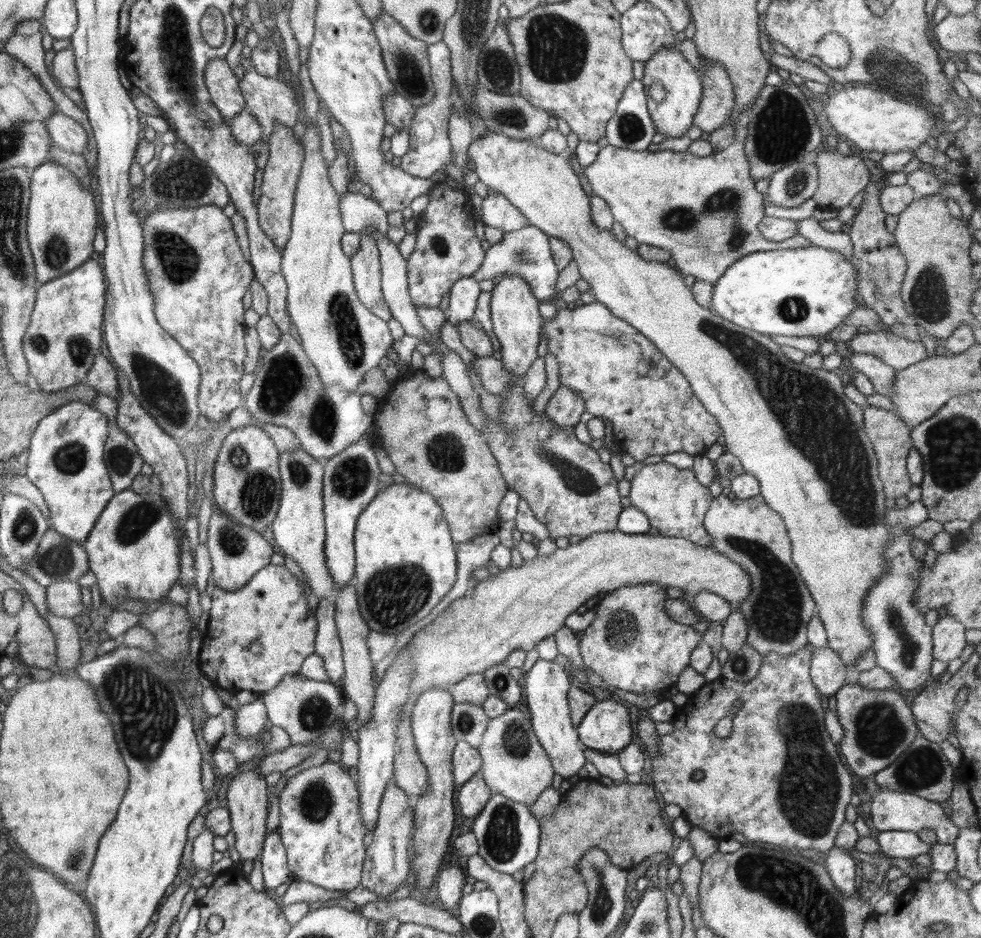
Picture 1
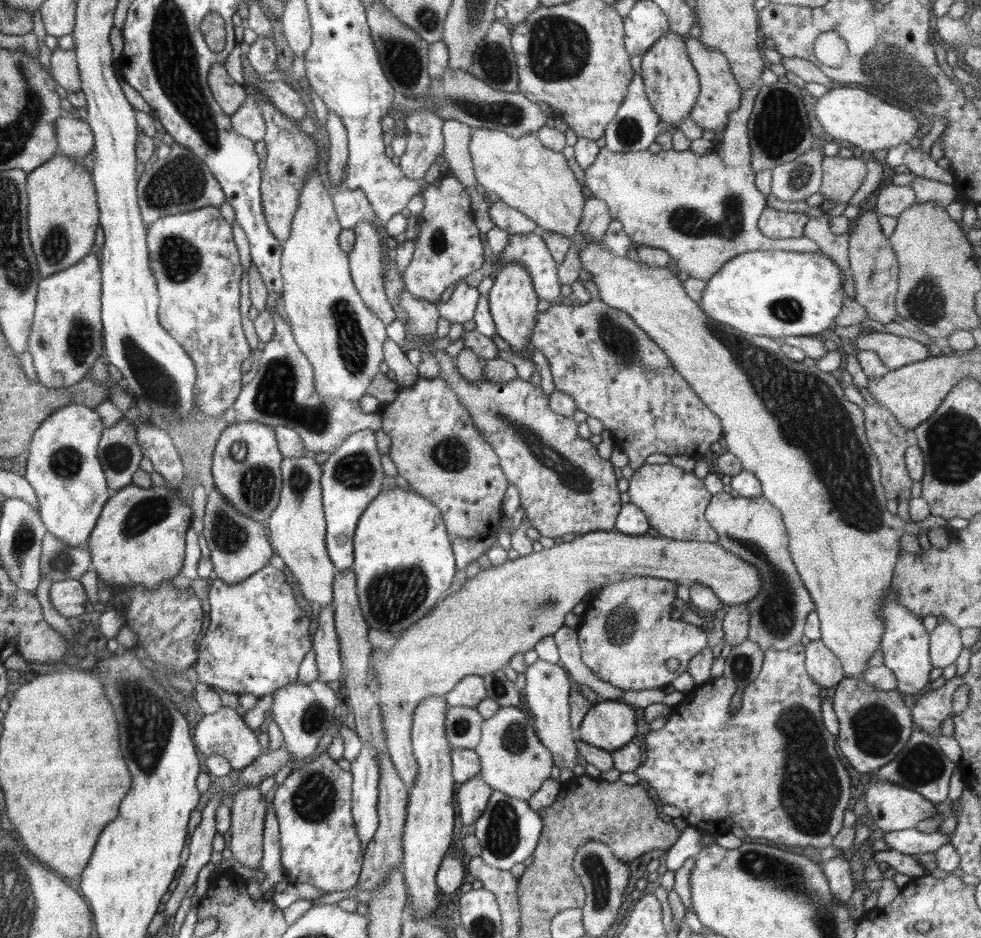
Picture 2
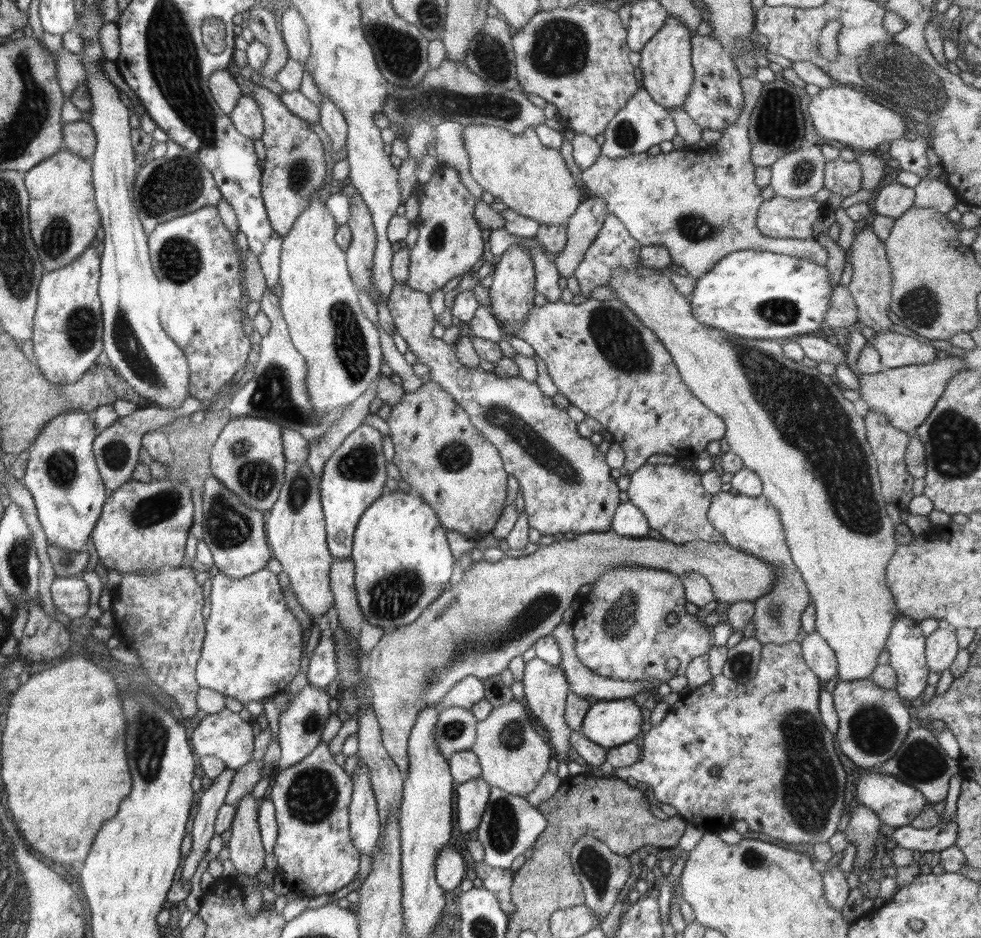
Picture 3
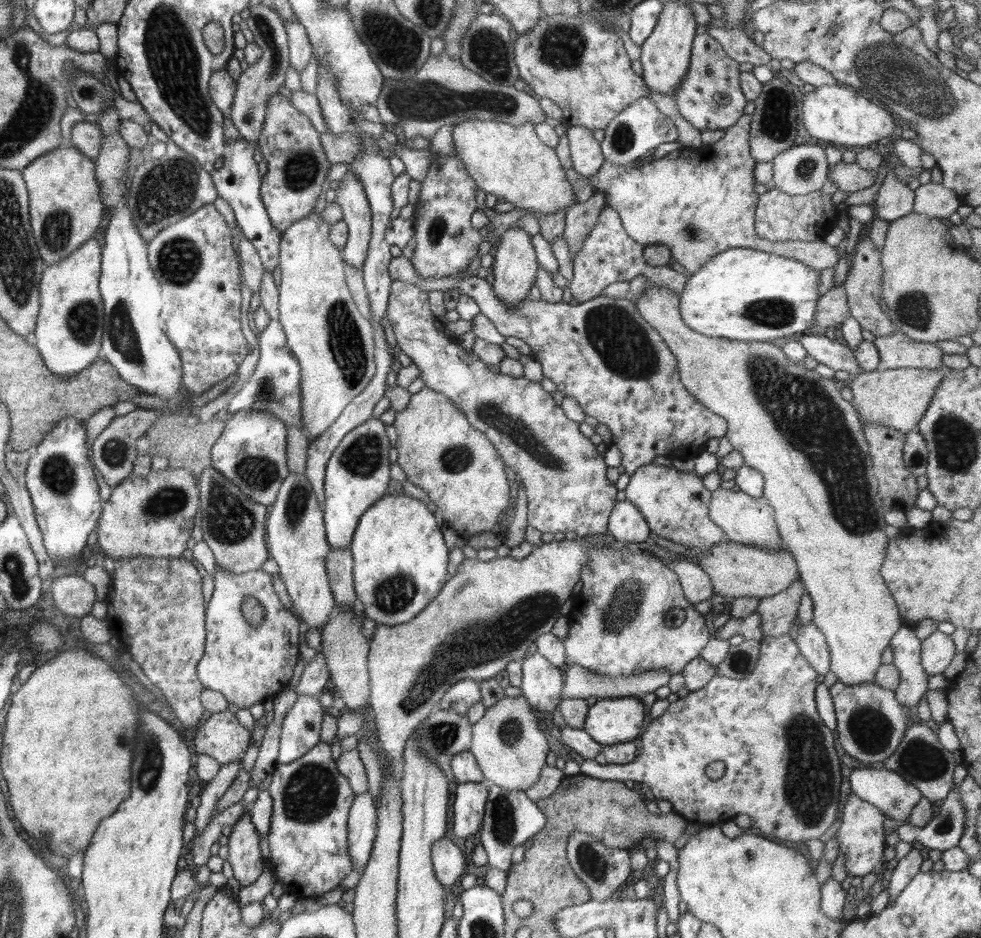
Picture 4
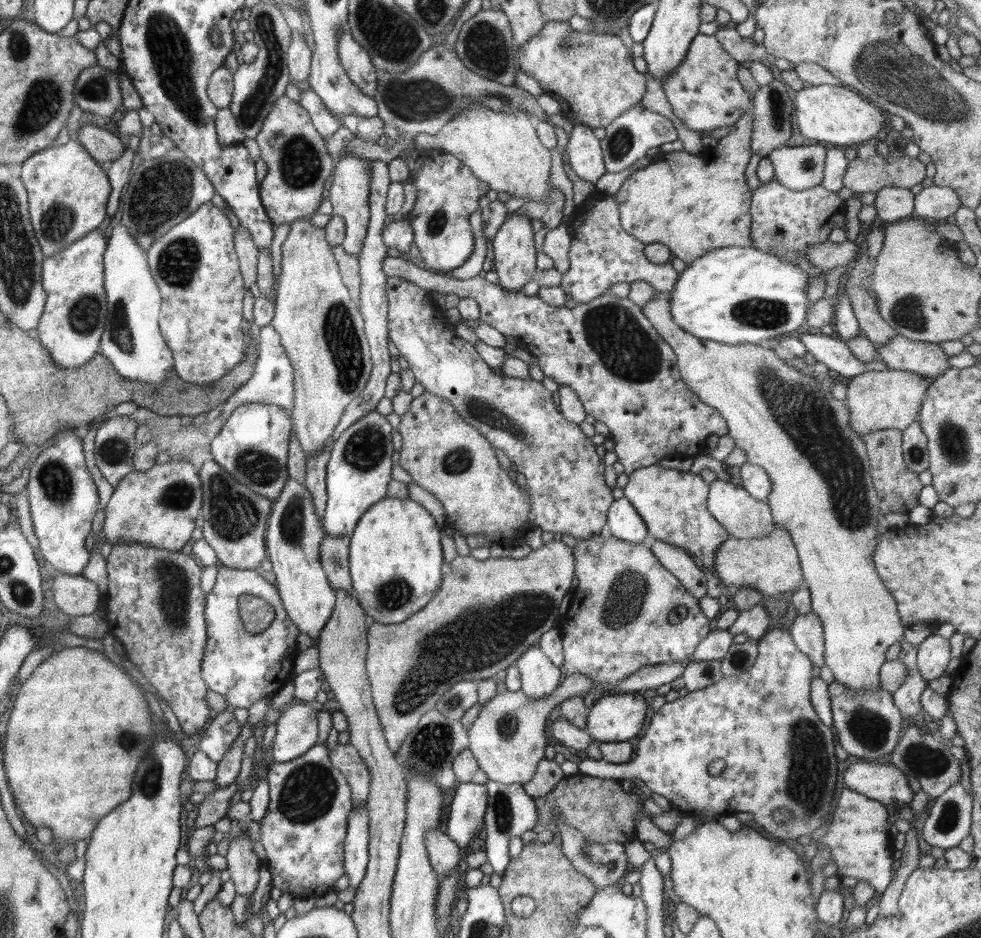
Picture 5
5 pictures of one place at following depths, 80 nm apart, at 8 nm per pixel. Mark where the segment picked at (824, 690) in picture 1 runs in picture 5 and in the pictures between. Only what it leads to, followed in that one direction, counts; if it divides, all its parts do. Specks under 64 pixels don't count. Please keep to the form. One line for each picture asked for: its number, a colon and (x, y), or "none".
2: (824, 668)
3: (821, 660)
4: (811, 643)
5: (807, 633)

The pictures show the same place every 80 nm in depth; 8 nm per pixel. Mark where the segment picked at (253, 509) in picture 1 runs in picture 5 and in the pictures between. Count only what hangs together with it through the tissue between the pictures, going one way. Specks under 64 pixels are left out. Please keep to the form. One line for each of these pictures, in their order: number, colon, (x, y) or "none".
2: (246, 469)
3: (247, 458)
4: (251, 452)
5: (252, 445)

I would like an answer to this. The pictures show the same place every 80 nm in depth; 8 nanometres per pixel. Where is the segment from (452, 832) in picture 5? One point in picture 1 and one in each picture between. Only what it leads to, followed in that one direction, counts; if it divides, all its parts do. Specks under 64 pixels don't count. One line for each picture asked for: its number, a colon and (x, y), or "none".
1: (473, 795)
2: (473, 795)
3: (473, 795)
4: (469, 804)

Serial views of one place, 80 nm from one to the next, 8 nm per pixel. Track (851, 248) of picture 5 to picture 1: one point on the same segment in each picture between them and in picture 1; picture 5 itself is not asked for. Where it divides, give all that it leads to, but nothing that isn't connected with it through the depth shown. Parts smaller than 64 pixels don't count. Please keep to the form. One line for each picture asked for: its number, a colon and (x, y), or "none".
1: (706, 211)
2: (703, 210)
3: (702, 205)
4: (699, 202)

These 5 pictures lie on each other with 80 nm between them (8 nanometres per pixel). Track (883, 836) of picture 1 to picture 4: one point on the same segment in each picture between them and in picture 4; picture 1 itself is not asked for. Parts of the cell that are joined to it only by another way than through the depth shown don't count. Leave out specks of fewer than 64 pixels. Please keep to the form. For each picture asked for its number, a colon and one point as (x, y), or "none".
2: (909, 841)
3: (944, 834)
4: (944, 831)

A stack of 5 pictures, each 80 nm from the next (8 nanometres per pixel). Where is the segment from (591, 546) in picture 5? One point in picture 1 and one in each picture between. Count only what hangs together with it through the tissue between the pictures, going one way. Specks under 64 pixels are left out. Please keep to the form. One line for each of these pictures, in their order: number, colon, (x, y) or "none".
1: (632, 644)
2: (627, 634)
3: (621, 633)
4: (620, 630)

